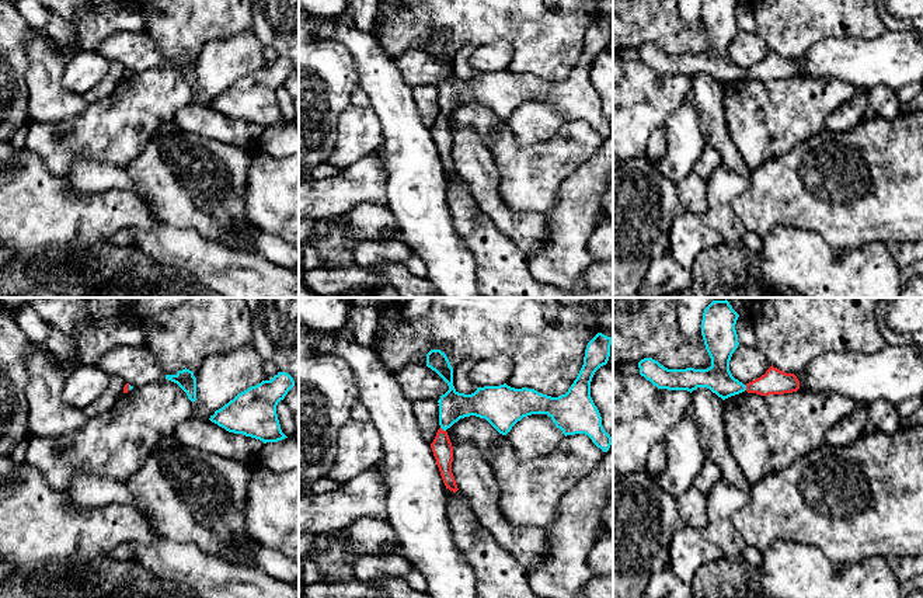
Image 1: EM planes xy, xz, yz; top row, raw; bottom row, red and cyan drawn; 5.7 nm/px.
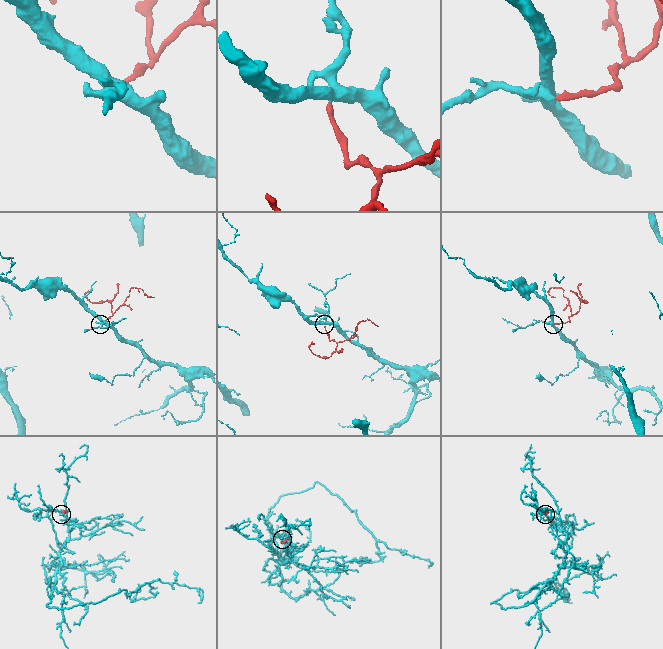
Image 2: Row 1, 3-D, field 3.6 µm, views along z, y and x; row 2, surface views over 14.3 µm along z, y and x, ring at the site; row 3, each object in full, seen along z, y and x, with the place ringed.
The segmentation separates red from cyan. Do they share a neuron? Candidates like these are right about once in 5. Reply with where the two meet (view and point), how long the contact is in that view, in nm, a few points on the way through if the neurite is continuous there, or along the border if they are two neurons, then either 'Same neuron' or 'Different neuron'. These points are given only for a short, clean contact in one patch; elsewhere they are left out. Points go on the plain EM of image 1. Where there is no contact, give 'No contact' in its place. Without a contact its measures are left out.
Touches red at xz (442, 115). Shared border 40 nm. Path across: xz (442, 134), (442, 115), (453, 91). Same neuron

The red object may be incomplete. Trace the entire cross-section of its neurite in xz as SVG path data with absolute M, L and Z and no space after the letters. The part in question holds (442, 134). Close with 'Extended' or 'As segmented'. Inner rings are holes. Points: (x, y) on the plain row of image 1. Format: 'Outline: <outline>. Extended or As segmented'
Outline: M598 18L588 28L577 65L568 77L558 83L527 73L515 74L506 69L477 73L471 80L459 79L453 72L453 53L446 39L431 35L426 39L426 52L449 72L438 86L440 114L431 129L446 174L453 178L459 175L452 159L453 132L446 115L470 101L485 104L499 119L506 121L523 102L547 100L565 122L585 119L598 133L607 138L612 122L603 115L600 98L591 83L591 67L595 58L607 49L612 27L612 22Z. Extended

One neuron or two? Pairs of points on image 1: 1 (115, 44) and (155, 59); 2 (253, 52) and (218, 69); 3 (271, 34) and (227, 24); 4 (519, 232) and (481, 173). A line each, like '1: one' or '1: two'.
1: one
2: one
3: two
4: one

